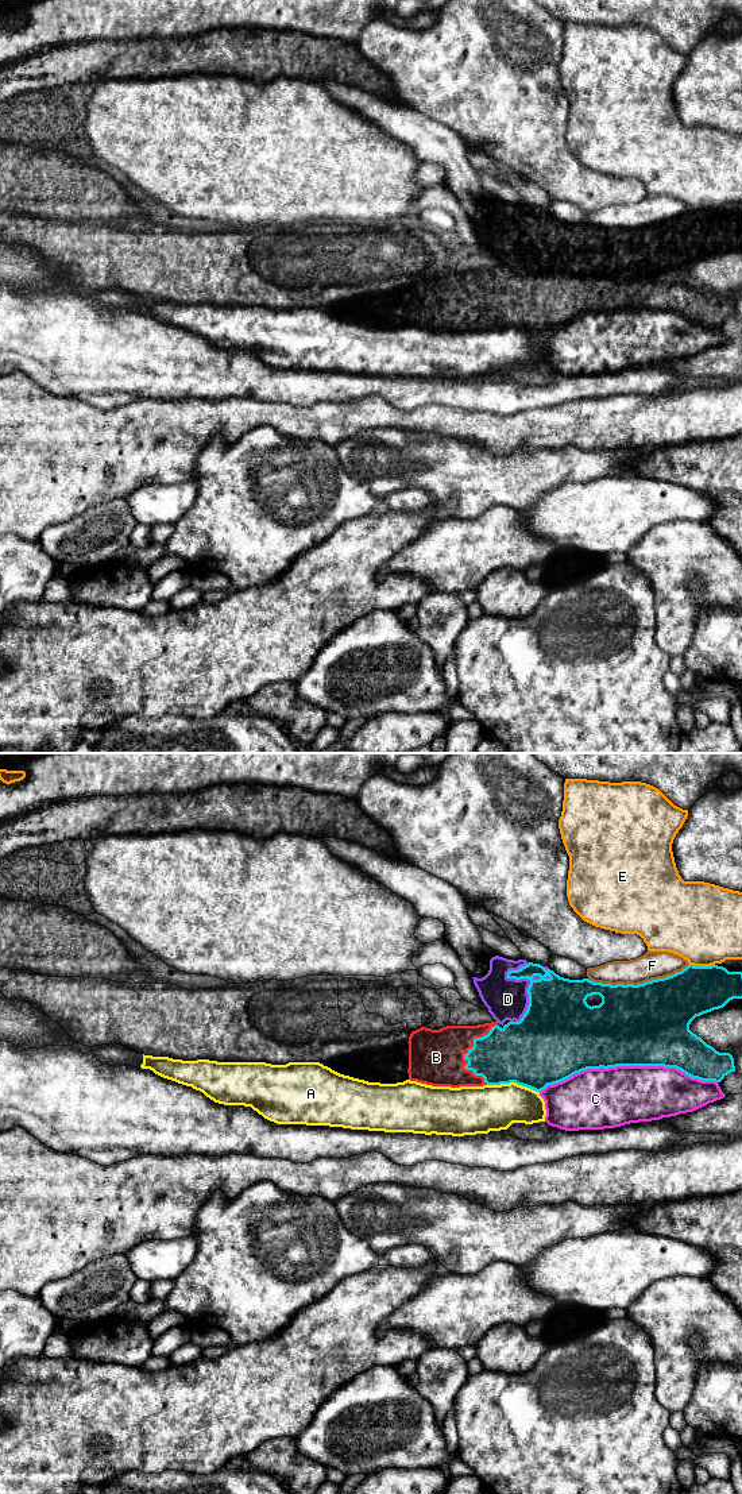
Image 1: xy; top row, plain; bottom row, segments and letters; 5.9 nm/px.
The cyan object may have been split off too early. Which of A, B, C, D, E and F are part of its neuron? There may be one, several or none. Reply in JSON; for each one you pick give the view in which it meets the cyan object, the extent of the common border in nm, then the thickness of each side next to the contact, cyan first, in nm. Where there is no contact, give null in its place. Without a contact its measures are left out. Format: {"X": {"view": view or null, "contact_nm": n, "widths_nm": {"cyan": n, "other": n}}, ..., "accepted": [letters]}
{"B": {"view": "xy", "contact_nm": 360, "widths_nm": {"cyan": 320, "other": 340}}, "accepted": ["B"]}

